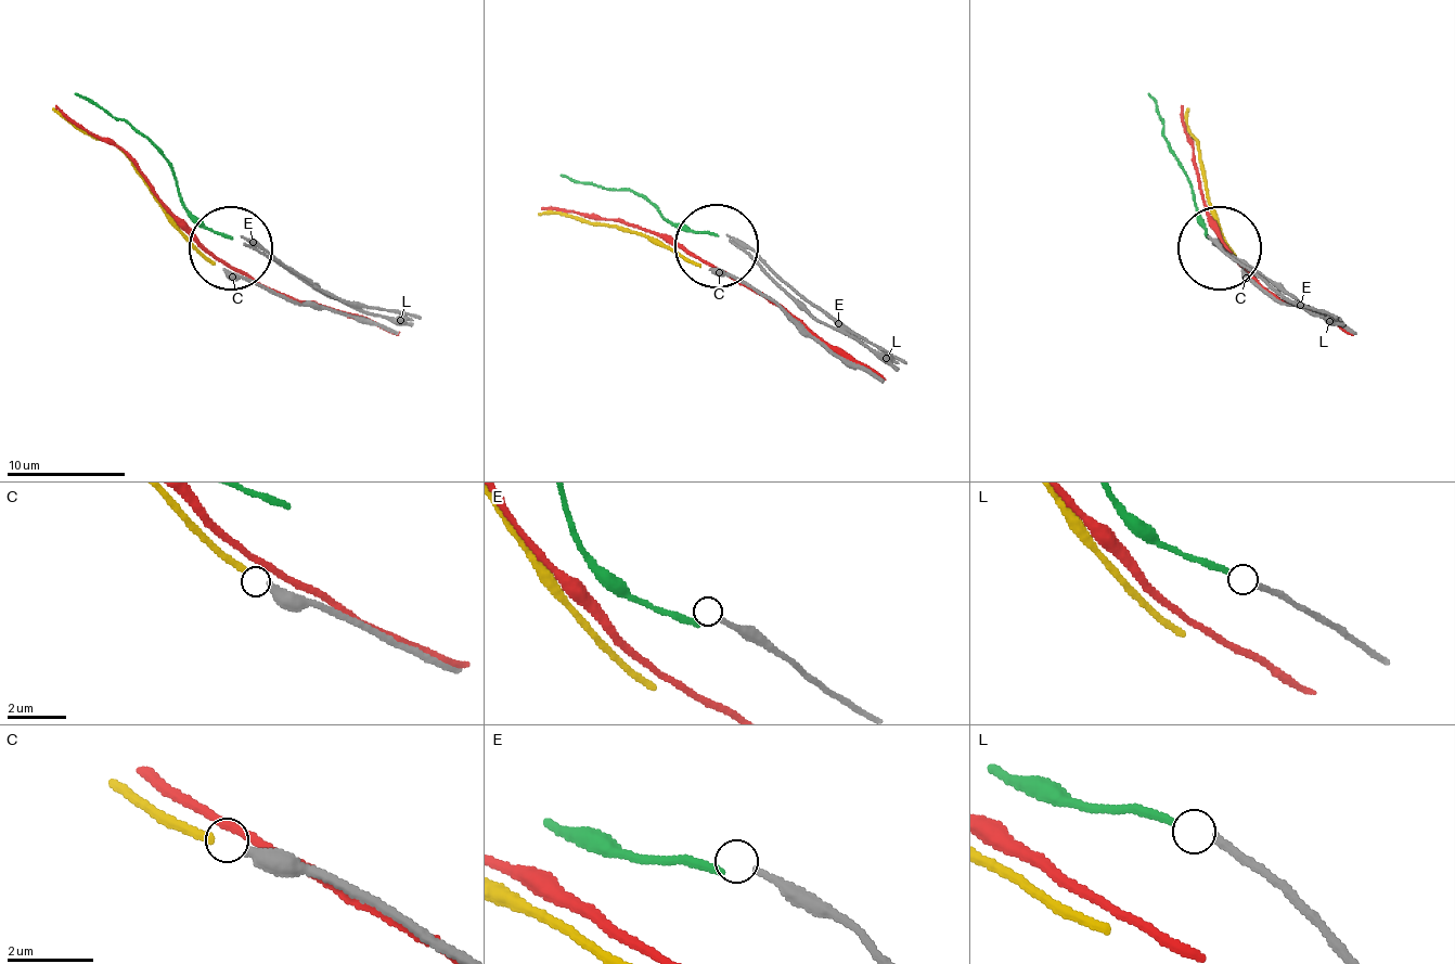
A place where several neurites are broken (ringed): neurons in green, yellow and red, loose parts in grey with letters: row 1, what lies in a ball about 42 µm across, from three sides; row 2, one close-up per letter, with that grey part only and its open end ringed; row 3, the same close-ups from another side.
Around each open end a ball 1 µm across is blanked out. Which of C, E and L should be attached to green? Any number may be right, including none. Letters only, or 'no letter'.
L

